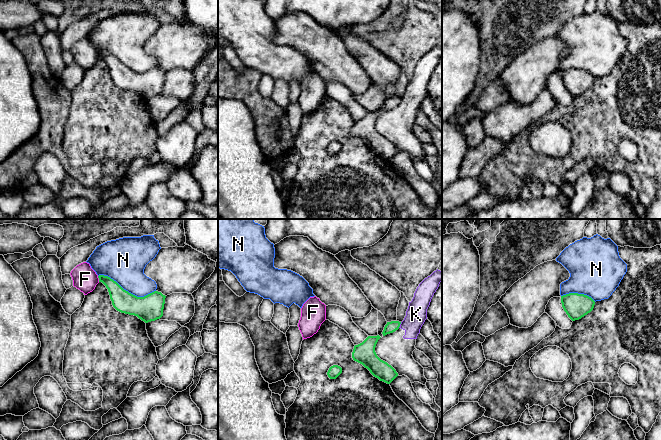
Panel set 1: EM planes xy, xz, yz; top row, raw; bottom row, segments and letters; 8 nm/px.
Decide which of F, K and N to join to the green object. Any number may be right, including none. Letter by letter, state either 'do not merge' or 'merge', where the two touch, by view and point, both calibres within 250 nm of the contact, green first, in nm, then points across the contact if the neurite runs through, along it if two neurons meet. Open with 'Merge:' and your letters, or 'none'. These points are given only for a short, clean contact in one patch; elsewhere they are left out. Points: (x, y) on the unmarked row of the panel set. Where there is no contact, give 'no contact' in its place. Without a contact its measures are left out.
Merge: none
F: do not merge | xy (99, 55) | 170/200 nm
K: do not merge | xz (399, 101) | 90/170 nm | along xz (401, 98), (398, 103)
N: do not merge | xy (127, 67) | 220/360 nm

